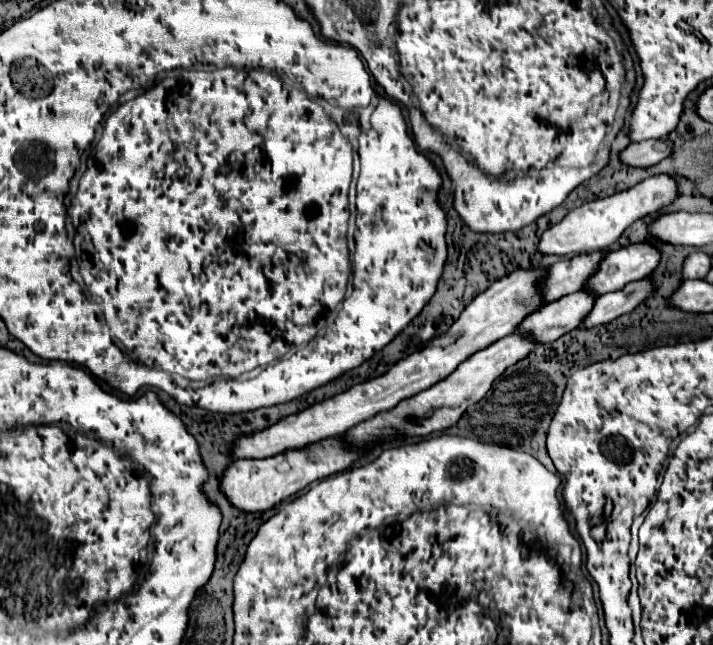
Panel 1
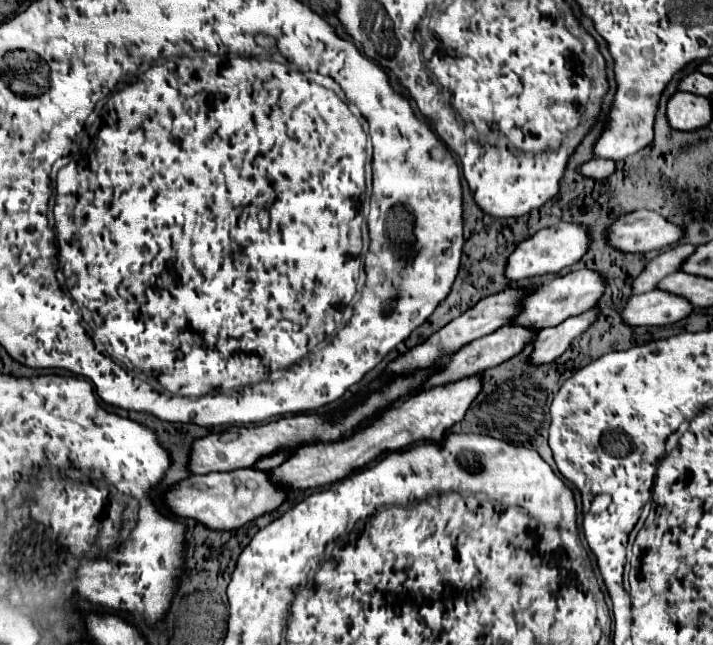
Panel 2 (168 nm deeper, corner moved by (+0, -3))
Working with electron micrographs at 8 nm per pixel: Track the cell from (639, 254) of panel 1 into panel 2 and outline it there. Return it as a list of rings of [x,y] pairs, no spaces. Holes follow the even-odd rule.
[[[592,269],[572,271],[572,273],[556,277],[552,281],[540,283],[534,287],[534,293],[524,299],[522,313],[516,317],[514,323],[520,323],[524,327],[536,327],[536,329],[554,327],[554,325],[562,323],[564,319],[568,319],[572,315],[580,315],[580,313],[588,311],[590,307],[594,307],[600,301],[600,297],[604,295],[604,289],[606,289],[606,277]]]

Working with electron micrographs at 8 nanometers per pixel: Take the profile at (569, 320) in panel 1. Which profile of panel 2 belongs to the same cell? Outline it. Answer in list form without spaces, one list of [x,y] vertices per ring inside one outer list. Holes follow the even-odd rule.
[[[504,325],[500,327],[498,331],[482,337],[482,339],[476,339],[474,343],[468,343],[466,347],[462,347],[462,351],[456,351],[454,357],[446,363],[446,367],[442,367],[440,373],[432,375],[424,387],[436,387],[436,385],[446,385],[450,381],[456,381],[456,379],[462,379],[462,377],[468,377],[468,375],[474,375],[478,371],[486,371],[490,367],[496,367],[504,361],[508,361],[510,357],[518,355],[526,345],[534,343],[534,339],[538,337],[538,329],[528,329],[528,327],[520,327],[520,325]]]

